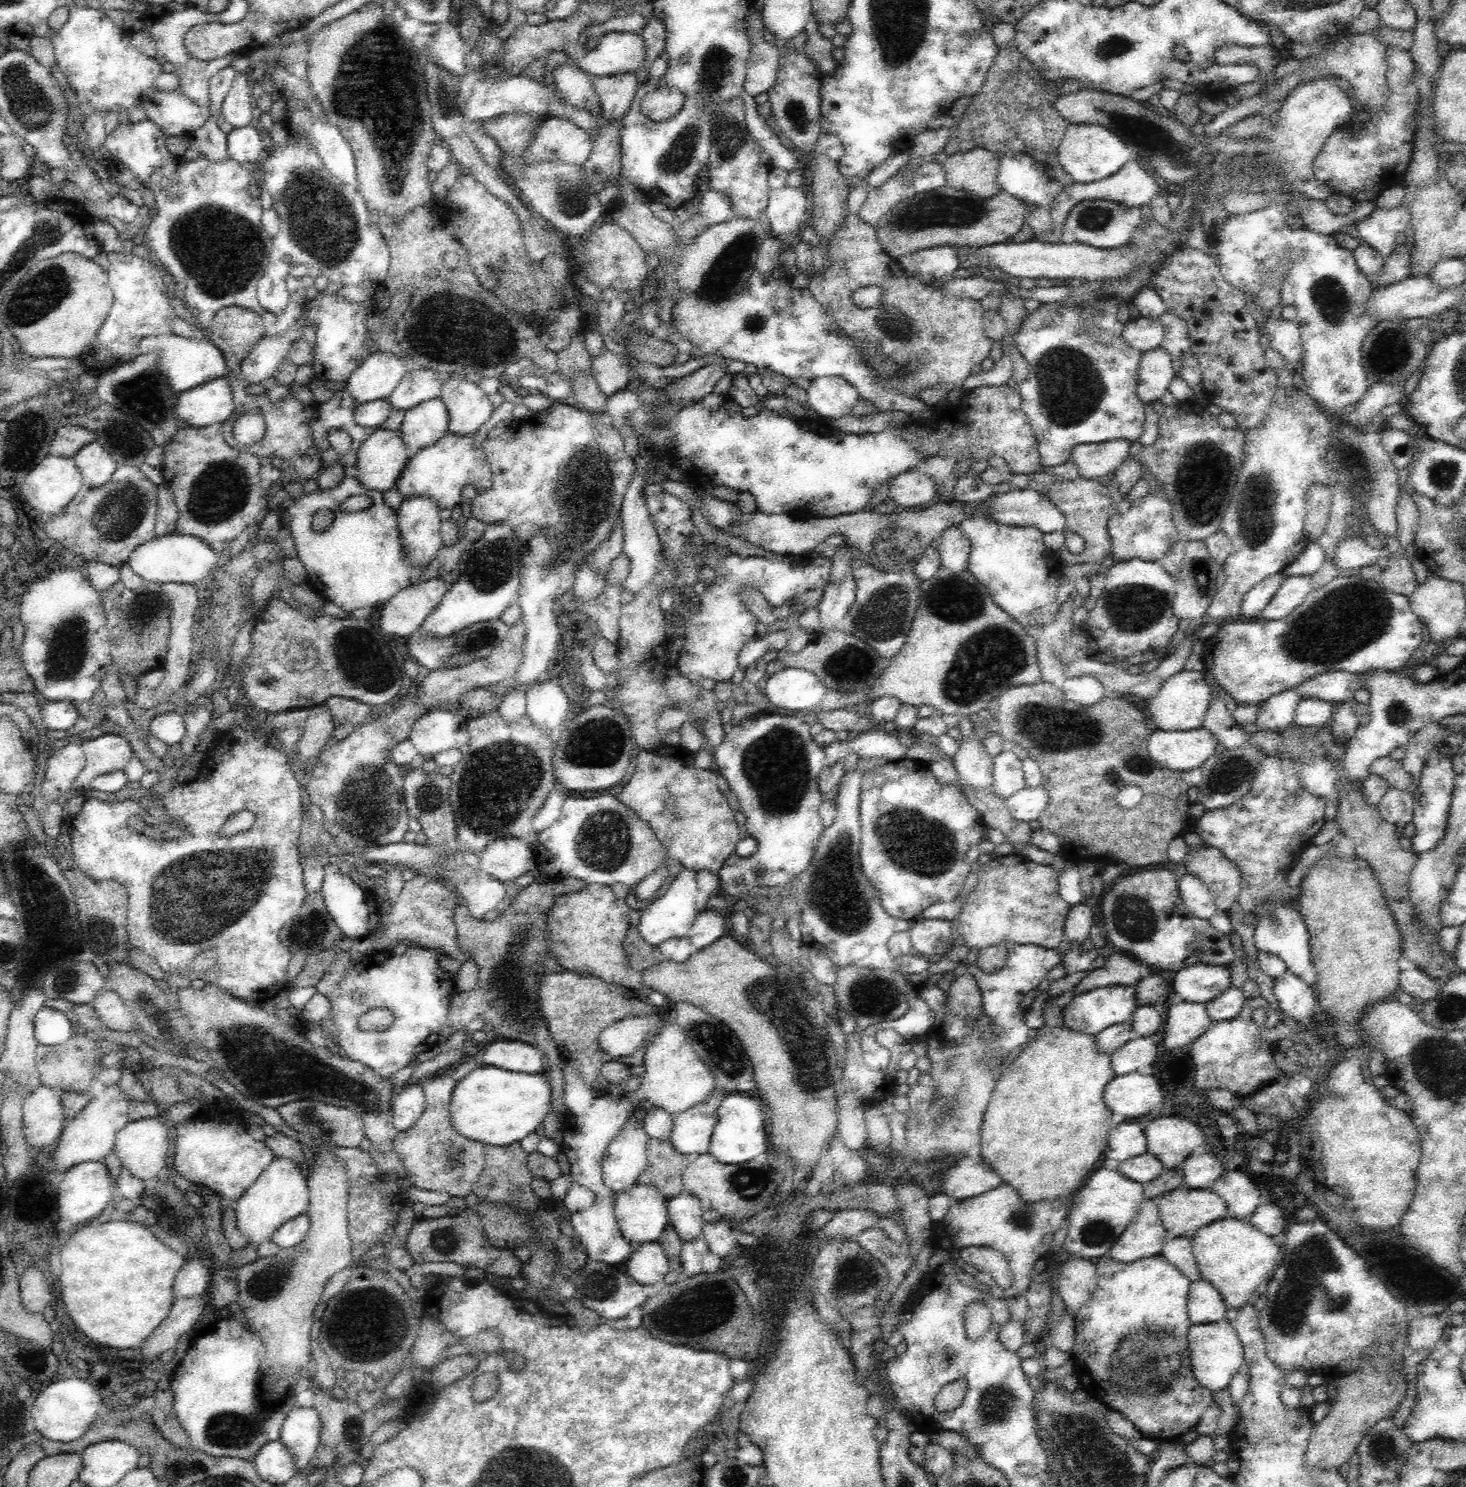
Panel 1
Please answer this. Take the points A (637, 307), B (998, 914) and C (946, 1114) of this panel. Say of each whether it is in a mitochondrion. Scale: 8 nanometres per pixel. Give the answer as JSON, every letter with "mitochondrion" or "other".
{"A":"other","B":"other","C":"mitochondrion"}

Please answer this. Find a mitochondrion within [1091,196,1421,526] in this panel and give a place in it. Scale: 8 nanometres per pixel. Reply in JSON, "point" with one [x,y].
{"point":[1331,299]}

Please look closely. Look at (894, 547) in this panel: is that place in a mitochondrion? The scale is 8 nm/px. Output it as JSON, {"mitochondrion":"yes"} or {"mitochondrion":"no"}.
{"mitochondrion":"yes"}

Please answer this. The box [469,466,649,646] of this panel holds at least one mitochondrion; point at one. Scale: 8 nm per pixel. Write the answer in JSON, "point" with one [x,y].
{"point":[561,551]}

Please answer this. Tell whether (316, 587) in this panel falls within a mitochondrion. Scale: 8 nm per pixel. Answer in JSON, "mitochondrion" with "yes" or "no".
{"mitochondrion":"no"}

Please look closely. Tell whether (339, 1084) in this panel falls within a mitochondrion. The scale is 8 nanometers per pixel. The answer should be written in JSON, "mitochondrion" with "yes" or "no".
{"mitochondrion":"yes"}

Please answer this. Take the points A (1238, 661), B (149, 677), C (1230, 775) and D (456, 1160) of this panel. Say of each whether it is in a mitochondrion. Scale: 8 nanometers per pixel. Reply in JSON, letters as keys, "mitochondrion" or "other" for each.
{"A":"other","B":"other","C":"mitochondrion","D":"mitochondrion"}

